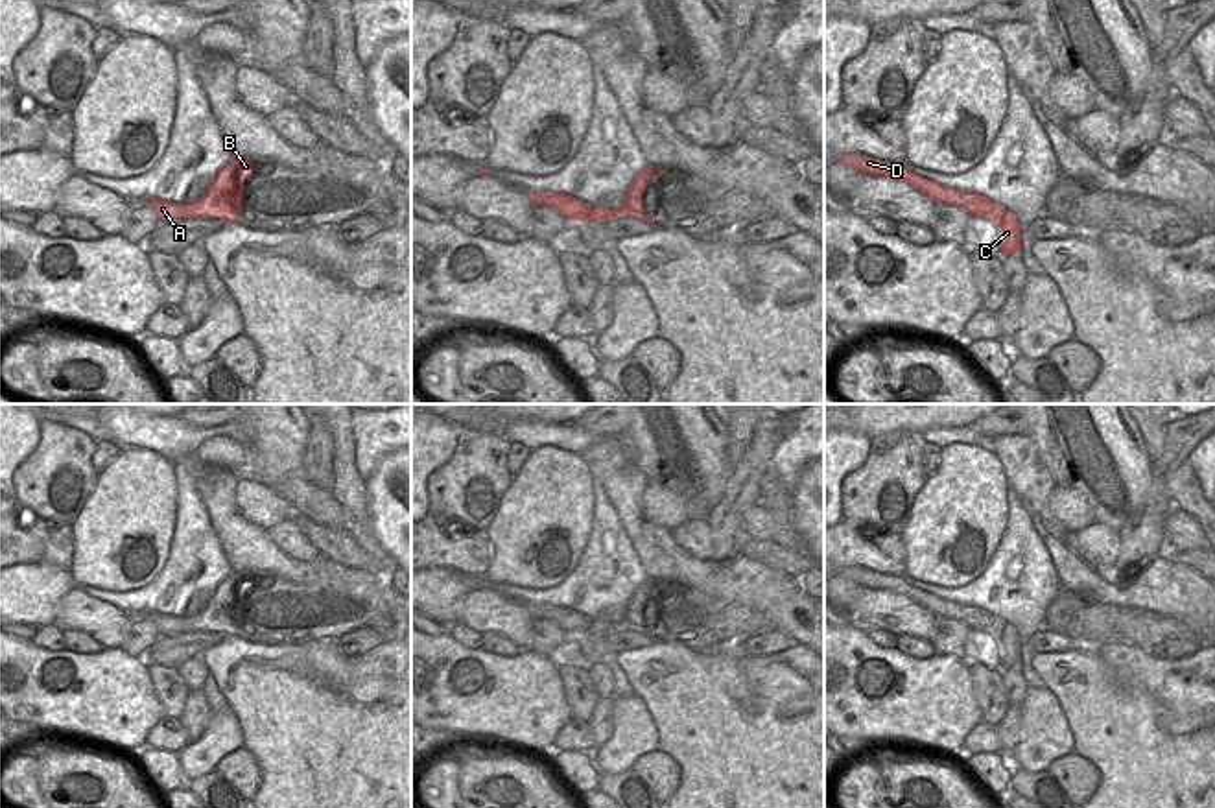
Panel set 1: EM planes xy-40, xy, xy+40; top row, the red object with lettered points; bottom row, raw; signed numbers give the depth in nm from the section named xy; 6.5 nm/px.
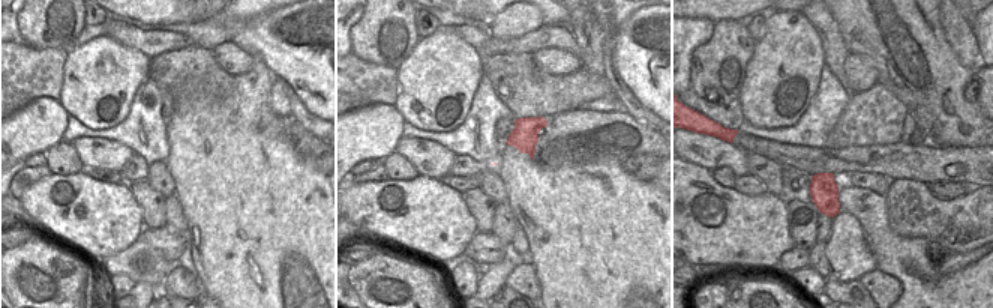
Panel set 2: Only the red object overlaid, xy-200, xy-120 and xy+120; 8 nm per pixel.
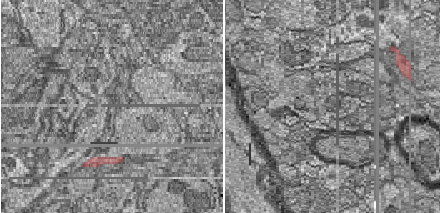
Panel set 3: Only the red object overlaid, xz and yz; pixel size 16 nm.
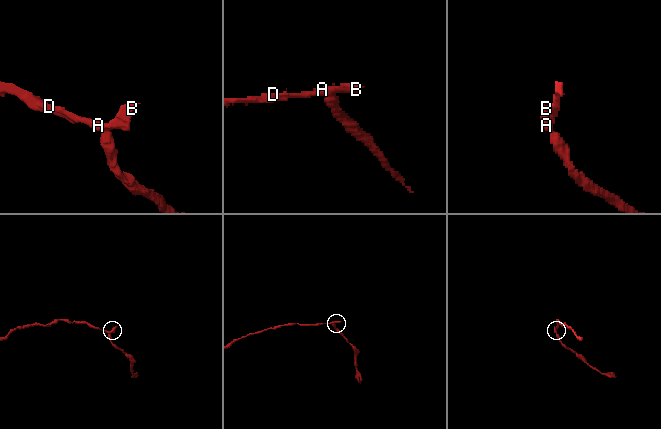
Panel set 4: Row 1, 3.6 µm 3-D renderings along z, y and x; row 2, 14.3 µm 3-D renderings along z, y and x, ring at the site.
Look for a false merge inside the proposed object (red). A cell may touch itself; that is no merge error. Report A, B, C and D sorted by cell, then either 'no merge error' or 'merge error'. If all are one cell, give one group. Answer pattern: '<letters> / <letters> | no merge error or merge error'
A B D / C | merge error

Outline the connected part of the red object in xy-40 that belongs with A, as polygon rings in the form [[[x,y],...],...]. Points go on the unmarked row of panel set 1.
[[[232,572],[210,594],[205,607],[192,616],[142,614],[147,616],[160,636],[183,631],[218,631],[225,636],[242,636],[242,594],[251,587],[251,572]]]

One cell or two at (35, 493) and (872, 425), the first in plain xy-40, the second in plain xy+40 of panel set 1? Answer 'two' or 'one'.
two

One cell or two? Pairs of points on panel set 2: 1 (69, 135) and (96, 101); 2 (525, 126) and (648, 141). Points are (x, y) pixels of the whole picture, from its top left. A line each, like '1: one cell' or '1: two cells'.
1: two cells
2: one cell

